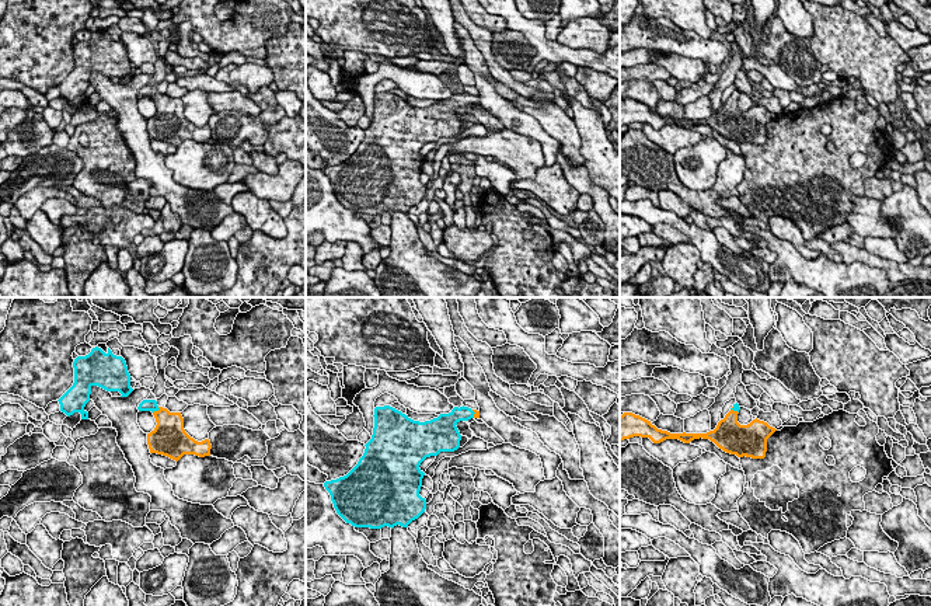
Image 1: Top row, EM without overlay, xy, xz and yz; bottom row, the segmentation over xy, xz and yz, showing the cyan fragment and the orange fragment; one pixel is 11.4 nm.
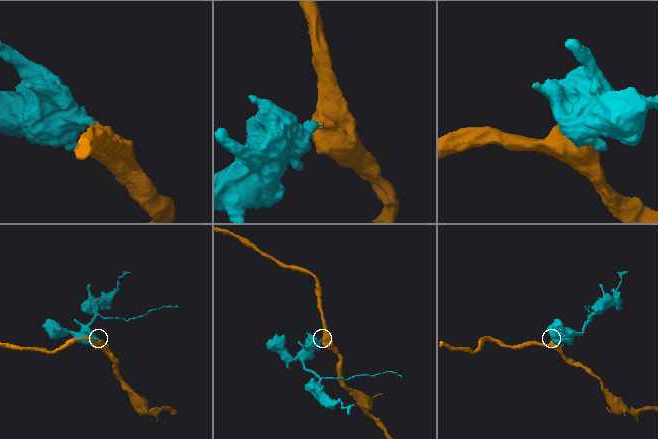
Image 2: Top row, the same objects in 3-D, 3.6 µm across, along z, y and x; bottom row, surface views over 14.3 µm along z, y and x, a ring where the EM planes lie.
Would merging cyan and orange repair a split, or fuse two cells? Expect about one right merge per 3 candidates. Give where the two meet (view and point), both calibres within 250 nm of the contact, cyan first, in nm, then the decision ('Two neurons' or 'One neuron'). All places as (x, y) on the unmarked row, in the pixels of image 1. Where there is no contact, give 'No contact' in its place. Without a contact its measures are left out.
Touches cyan at xy (156, 96). Thickness 130 nm (cyan) against 320 nm. One neuron

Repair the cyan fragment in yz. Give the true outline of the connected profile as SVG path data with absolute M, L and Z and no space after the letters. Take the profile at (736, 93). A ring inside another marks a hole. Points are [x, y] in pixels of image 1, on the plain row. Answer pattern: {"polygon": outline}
{"polygon": "M733 90L730 97L721 105L714 116L707 119L670 119L658 115L651 107L624 98L620 101L620 126L634 122L649 123L653 129L660 129L666 125L679 125L690 129L694 125L709 125L719 135L738 143L764 144L767 137L767 125L777 116L767 108L753 105L747 111L738 108L739 90Z"}

